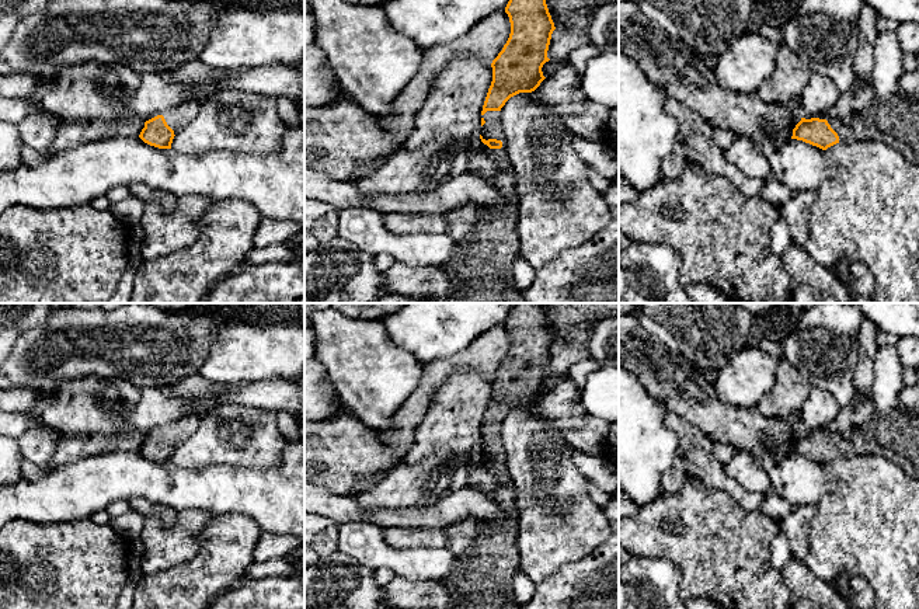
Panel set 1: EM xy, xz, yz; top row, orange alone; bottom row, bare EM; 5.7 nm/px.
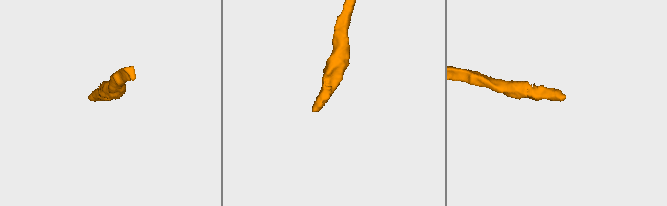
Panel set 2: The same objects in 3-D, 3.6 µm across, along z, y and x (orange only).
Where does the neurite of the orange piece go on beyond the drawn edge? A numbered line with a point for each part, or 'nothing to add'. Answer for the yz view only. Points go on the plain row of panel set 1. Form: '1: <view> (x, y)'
1: yz (894, 434)

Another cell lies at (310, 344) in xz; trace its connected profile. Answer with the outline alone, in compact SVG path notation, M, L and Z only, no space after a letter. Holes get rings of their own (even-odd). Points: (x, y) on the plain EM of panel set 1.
M304 326L304 361L316 356L316 335L311 326Z

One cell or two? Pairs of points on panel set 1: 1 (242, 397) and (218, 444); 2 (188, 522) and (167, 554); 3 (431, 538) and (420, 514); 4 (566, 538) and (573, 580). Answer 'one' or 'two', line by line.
1: two
2: one
3: two
4: two

